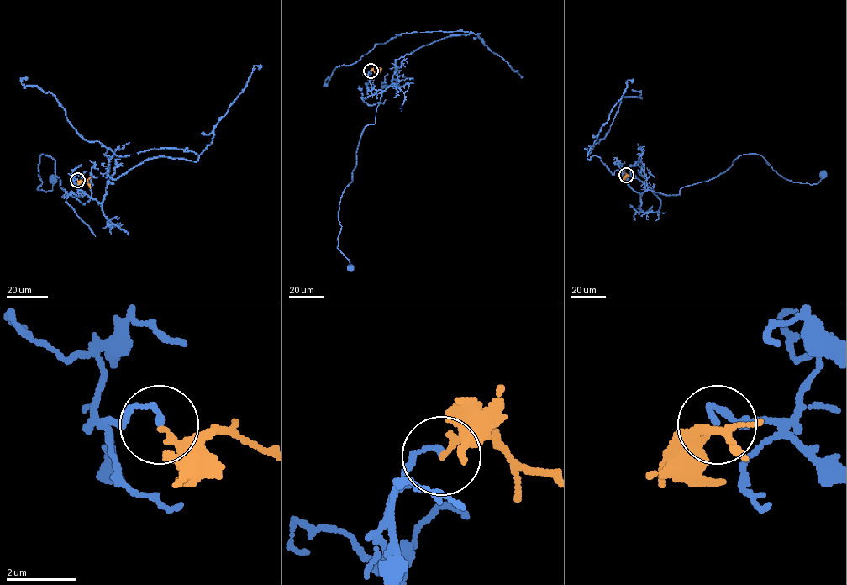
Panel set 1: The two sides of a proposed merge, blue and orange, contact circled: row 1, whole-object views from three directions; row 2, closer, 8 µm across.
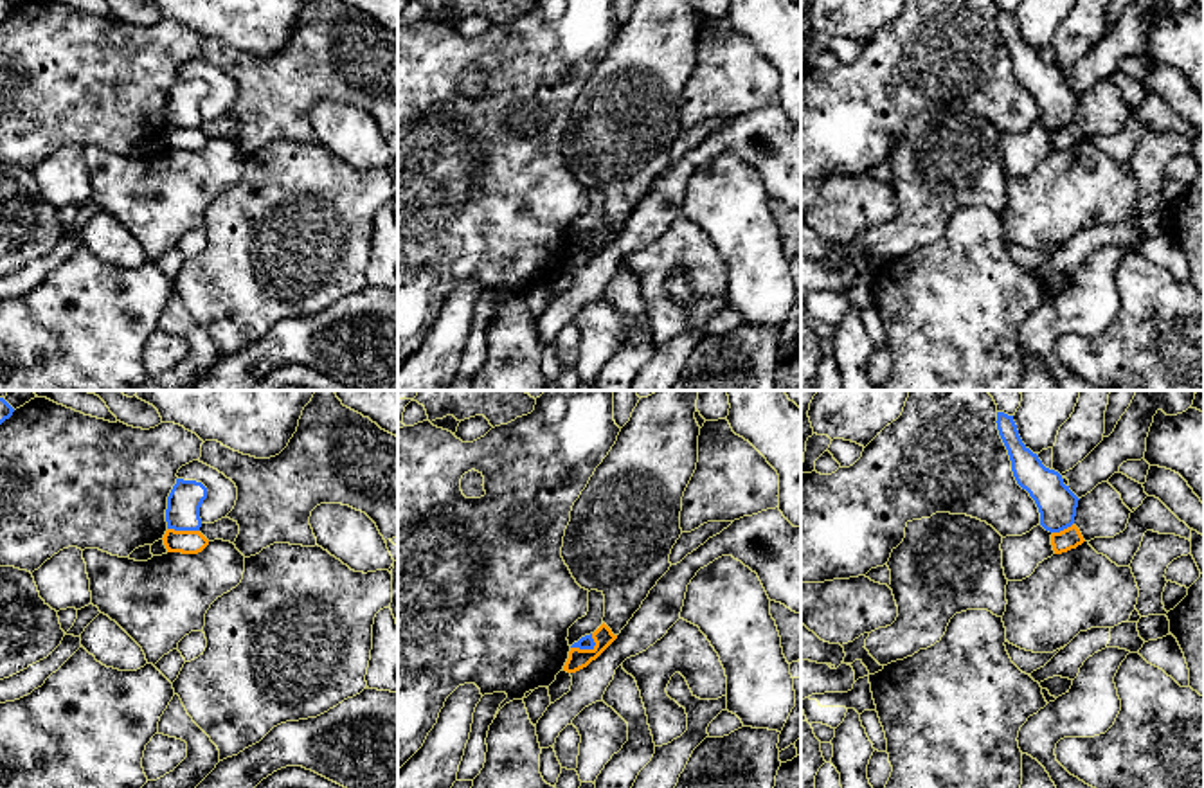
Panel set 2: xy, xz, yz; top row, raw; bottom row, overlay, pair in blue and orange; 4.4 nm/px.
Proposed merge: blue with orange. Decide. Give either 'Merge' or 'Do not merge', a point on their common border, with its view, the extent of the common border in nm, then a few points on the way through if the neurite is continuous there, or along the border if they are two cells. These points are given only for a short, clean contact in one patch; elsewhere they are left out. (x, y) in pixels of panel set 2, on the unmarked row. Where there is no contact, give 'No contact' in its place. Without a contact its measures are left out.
Do not merge. Touches blue at xz (587, 245). Shared border 120 nm. Boundary: xz (593, 231), (594, 241), (591, 245), (571, 245)

